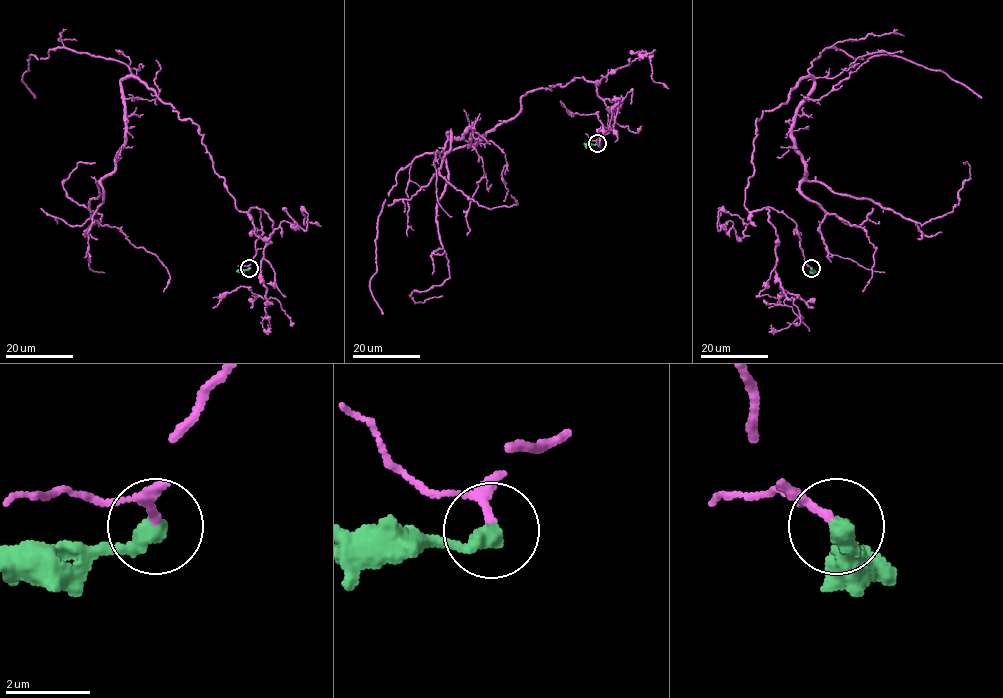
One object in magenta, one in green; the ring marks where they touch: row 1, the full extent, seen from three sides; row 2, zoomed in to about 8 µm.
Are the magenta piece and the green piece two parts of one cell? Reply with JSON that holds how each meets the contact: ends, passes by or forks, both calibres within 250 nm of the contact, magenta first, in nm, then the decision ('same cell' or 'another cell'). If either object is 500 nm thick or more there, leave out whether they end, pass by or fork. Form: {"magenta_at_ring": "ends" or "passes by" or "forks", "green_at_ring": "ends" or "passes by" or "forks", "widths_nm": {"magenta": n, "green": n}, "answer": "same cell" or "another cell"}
{"magenta_at_ring": "passes by", "green_at_ring": "ends", "widths_nm": {"magenta": 140, "green": 480}, "answer": "same cell"}

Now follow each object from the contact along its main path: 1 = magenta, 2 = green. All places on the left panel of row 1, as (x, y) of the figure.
1: (249, 268), (260, 212), (139, 79), (121, 81), (98, 224), (63, 187), (95, 162)
2: (249, 268), (237, 272)

